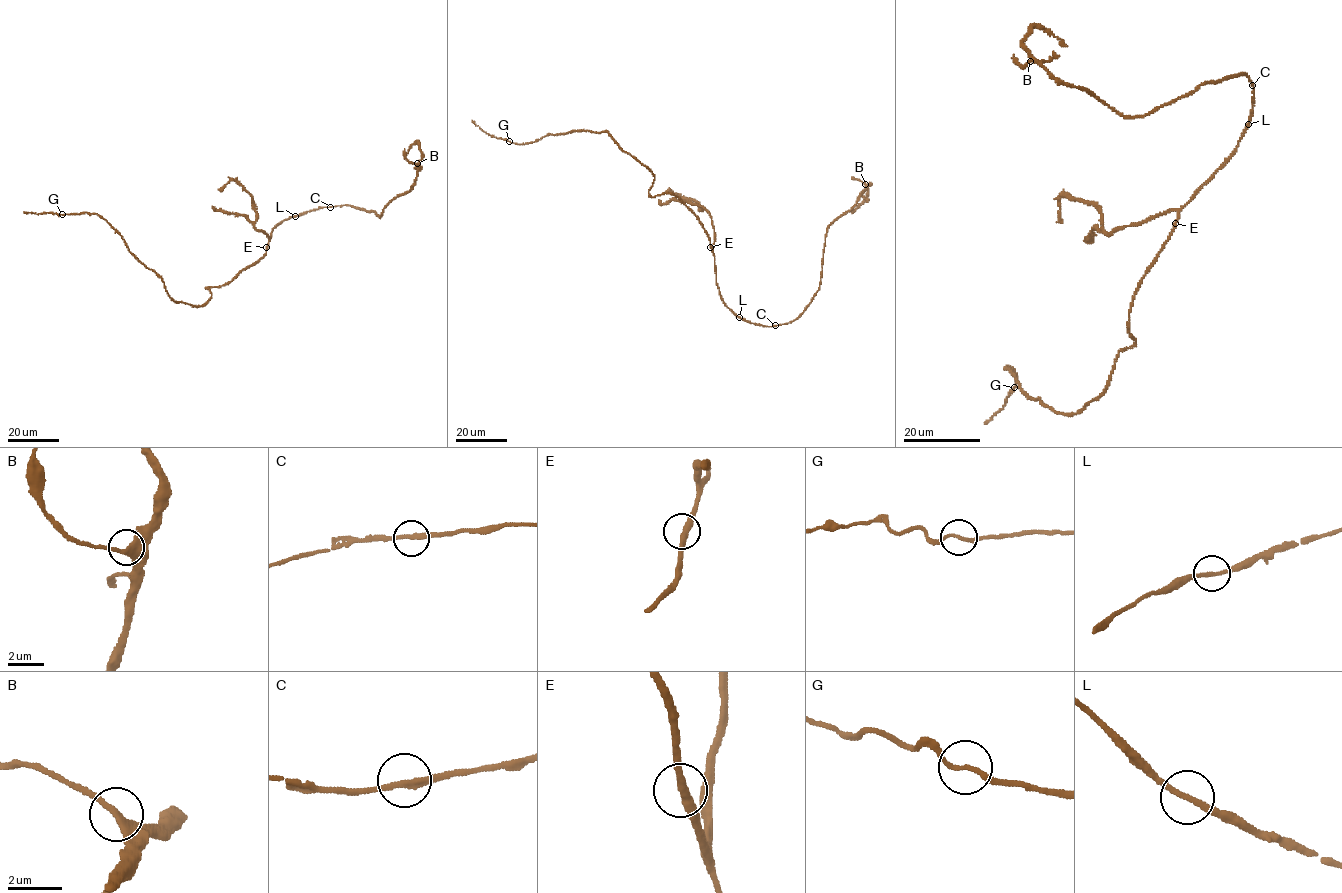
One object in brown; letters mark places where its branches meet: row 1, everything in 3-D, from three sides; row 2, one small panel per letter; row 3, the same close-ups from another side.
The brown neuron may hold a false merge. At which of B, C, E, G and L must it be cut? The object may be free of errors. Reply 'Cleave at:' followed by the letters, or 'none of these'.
Cleave at: none of these

